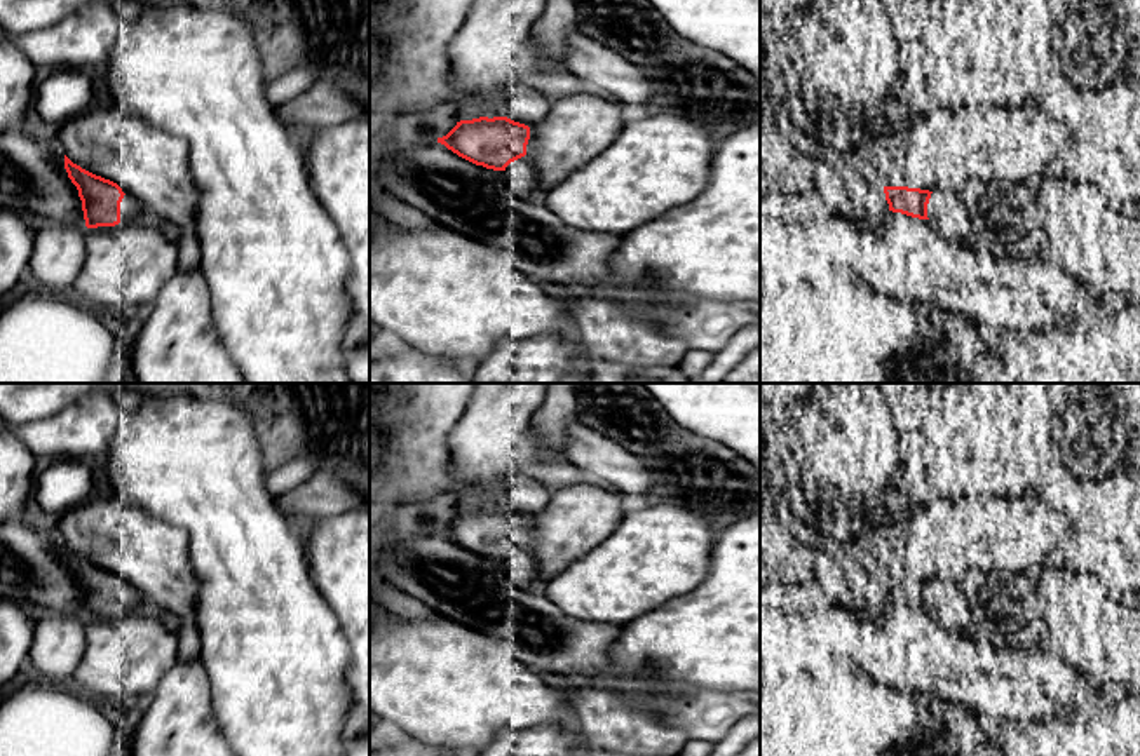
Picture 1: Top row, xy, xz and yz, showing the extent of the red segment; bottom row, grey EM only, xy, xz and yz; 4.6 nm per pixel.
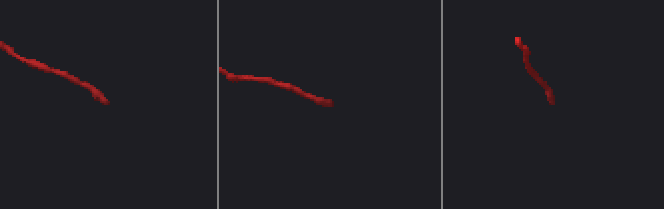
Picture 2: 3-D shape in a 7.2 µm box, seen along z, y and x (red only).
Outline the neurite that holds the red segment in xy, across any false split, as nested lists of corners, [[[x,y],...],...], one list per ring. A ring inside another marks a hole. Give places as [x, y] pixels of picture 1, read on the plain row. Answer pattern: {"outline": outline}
{"outline": [[[66,545],[64,559],[78,580],[87,618],[115,617],[120,611],[139,611],[146,603],[143,596],[126,585],[117,573],[82,559]]]}

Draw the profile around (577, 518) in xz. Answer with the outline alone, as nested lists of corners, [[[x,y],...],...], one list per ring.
[[[580,483],[551,491],[547,507],[530,516],[525,545],[539,578],[549,582],[591,552],[617,530],[624,516],[622,495],[608,484]]]

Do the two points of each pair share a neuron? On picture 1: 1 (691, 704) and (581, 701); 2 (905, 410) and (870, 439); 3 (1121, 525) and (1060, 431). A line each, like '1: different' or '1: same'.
1: different
2: different
3: same

